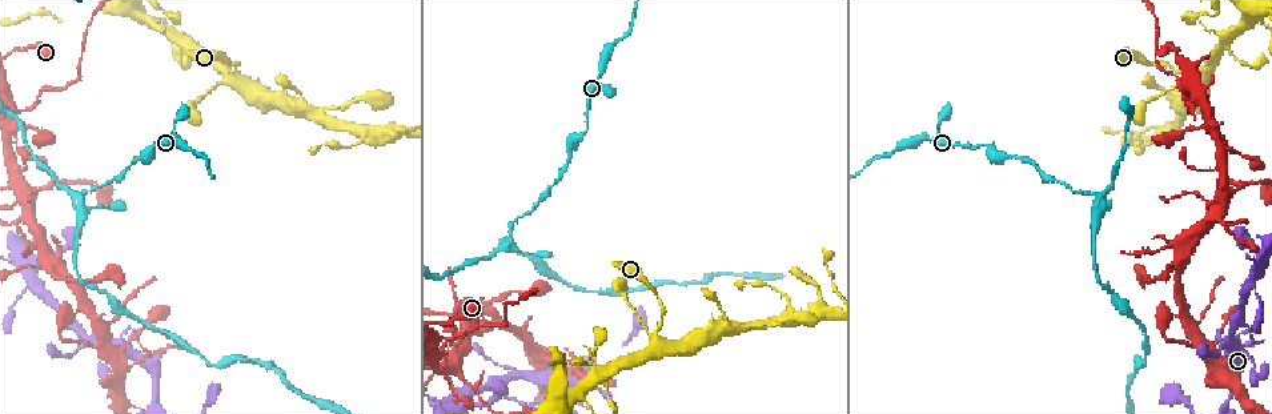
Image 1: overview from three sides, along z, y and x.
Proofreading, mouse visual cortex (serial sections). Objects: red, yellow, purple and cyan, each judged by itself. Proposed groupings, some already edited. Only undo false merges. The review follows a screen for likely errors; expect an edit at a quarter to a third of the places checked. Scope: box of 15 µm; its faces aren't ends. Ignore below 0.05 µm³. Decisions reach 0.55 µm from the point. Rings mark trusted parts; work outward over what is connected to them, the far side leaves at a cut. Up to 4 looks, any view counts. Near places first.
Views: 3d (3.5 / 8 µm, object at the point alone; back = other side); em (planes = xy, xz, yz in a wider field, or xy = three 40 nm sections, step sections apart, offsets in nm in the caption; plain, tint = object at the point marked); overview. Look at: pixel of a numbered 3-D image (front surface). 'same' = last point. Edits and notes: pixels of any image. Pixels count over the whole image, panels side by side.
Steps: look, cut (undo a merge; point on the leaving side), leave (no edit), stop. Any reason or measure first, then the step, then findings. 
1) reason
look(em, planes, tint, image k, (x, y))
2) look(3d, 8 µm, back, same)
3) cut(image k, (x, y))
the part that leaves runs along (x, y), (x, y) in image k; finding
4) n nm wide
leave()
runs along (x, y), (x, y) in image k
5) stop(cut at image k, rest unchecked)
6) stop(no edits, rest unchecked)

look(3d, 3.5 µm, image 1, (14, 108))

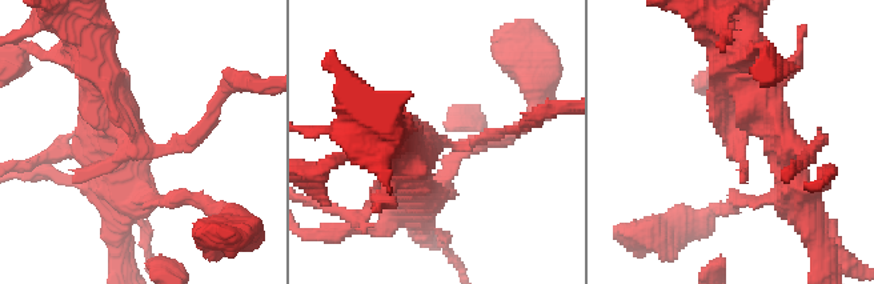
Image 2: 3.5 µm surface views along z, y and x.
cut(image 2, (211, 115))
the part that leaves runs along (180, 142), (229, 88), (267, 84) in image 2; two cells meet here

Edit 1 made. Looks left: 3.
sharp bend
look(3d, 3.5 µm, image 1, (16, 224))

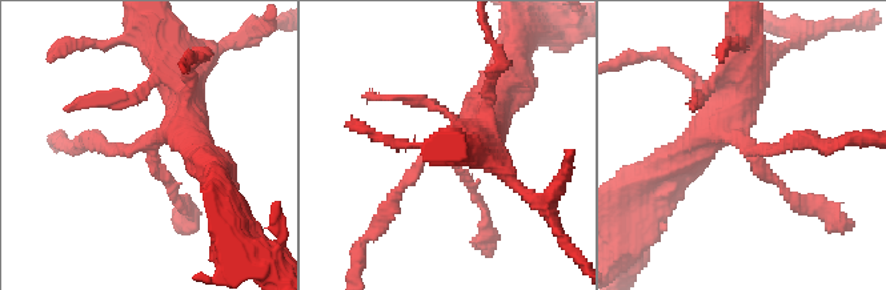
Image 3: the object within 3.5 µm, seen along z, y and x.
now the EM
look(em, planes, tint, image 3, (746, 143))

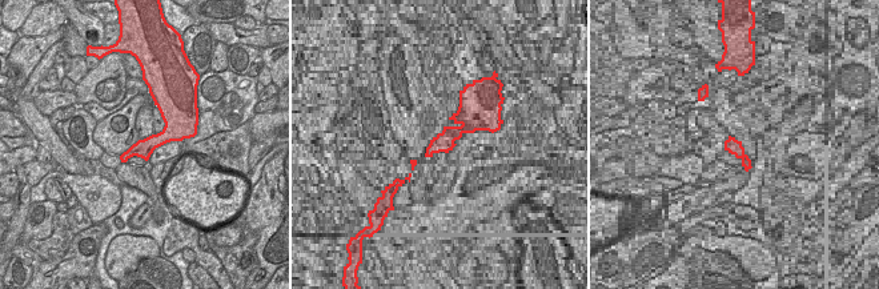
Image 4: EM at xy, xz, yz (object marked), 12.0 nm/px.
leave()
runs along (744, 79), (734, 132), (802, 202) in image 3; continuous, no second cell

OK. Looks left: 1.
stop(cut at image 2, rest unchecked)

